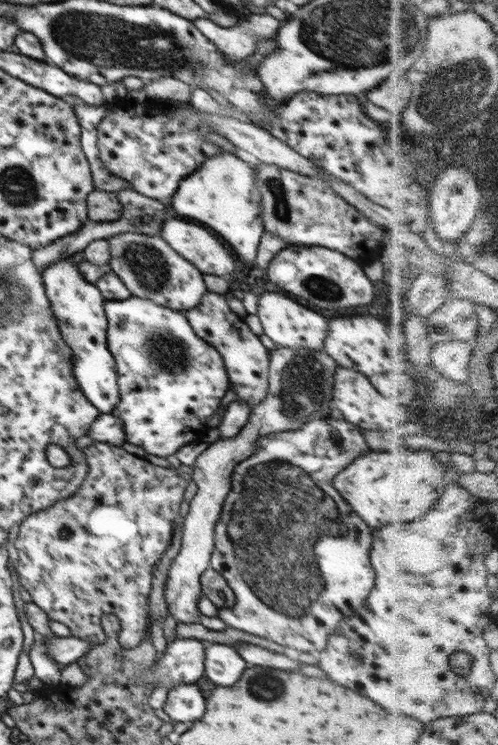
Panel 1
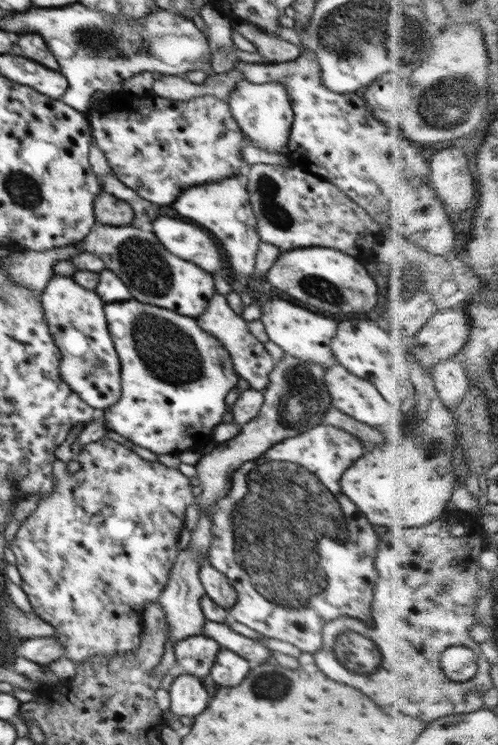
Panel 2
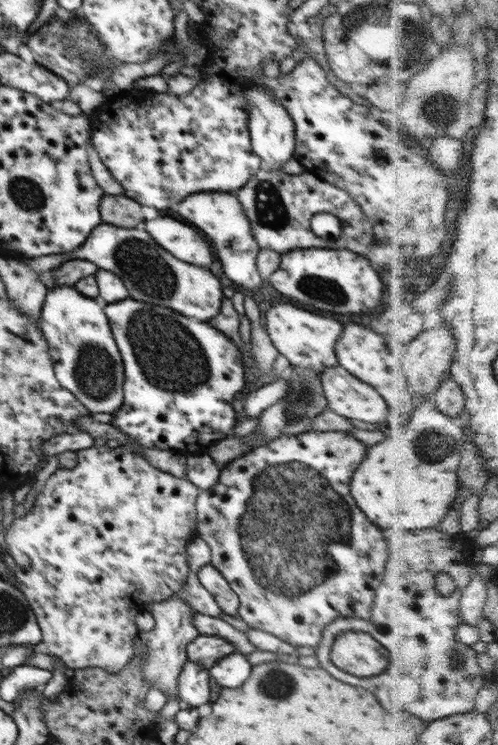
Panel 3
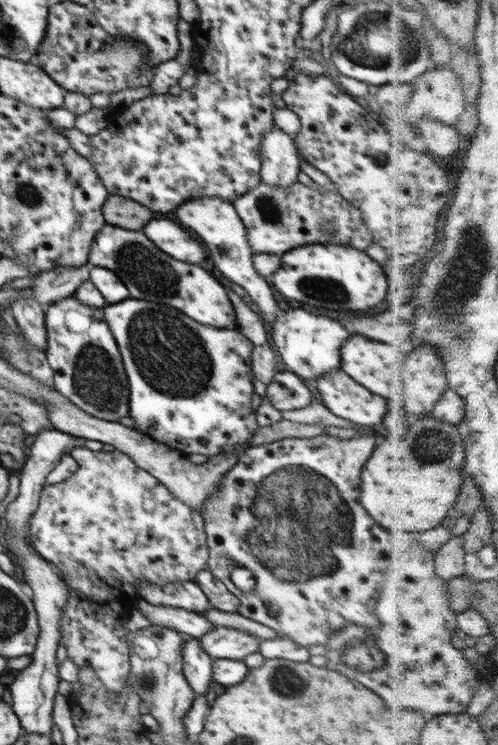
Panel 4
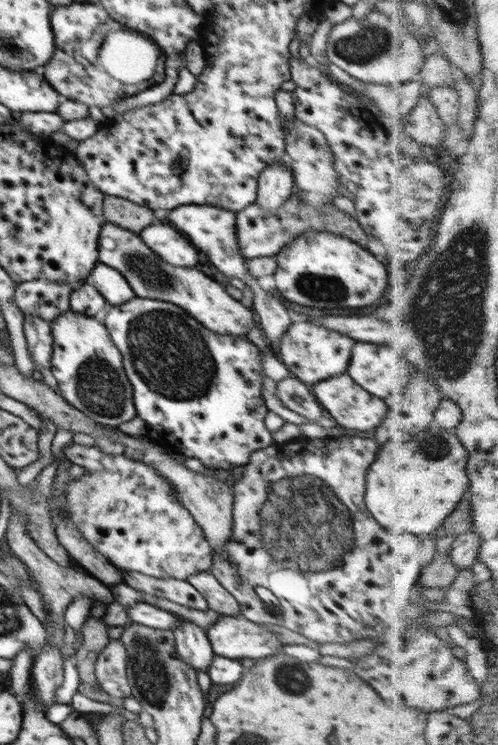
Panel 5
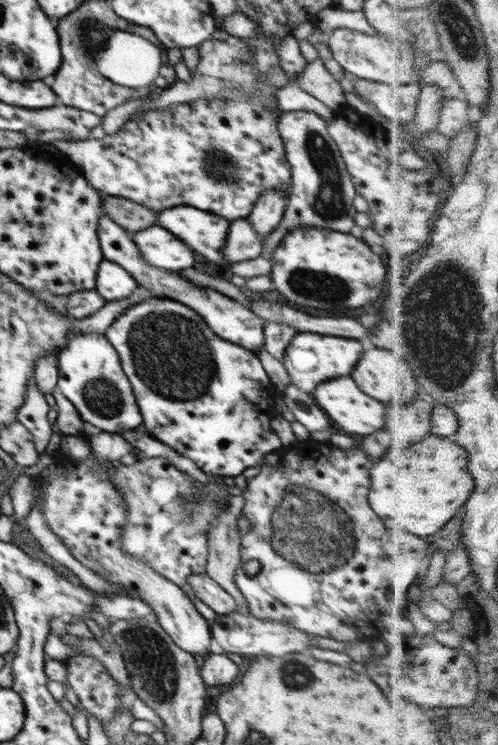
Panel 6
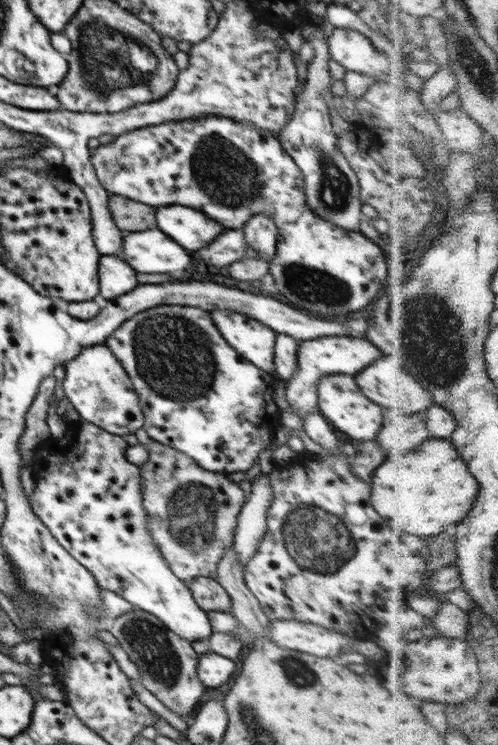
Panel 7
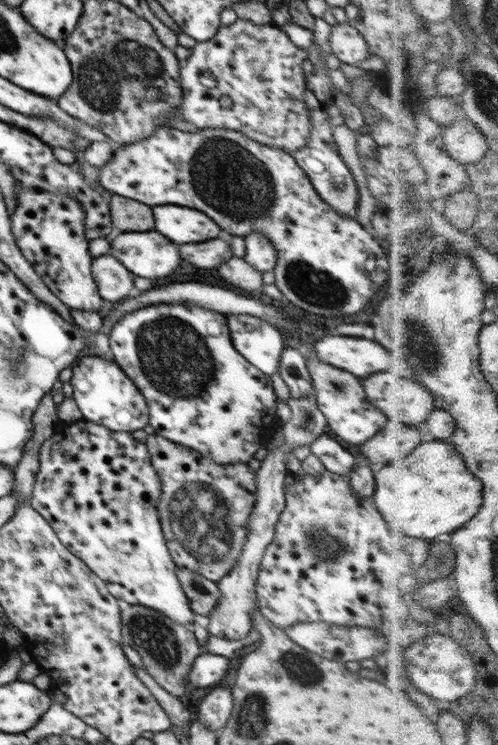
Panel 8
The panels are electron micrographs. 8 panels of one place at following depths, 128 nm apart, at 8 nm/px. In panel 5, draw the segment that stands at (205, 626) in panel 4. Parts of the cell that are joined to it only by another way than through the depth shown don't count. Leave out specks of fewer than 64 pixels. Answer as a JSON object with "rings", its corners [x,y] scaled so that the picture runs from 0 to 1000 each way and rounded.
{"rings":[[[277,807],[269,813],[253,815],[253,821],[259,832],[317,846],[345,846],[361,835],[357,826],[297,808]]]}

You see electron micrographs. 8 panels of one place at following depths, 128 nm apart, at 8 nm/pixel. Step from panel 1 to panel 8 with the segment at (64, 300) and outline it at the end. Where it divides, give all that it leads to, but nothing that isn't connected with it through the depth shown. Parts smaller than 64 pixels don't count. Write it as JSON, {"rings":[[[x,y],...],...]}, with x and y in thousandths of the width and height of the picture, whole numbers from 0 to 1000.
{"rings":[[[173,477],[149,485],[141,494],[147,499],[141,509],[147,521],[147,534],[173,565],[213,572],[213,574],[221,574],[229,580],[257,581],[265,581],[269,577],[285,577],[299,570],[301,553],[289,532],[285,532],[277,519],[265,513],[263,507],[257,507],[257,503],[237,491],[233,485],[199,479],[197,477]]]}

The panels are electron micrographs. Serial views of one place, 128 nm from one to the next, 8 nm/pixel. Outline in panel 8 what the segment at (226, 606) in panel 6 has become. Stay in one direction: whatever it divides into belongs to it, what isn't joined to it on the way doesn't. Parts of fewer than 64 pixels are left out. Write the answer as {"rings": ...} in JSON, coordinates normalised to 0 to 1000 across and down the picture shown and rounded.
{"rings":[[[357,764],[355,773],[382,807],[382,817],[394,824],[418,827],[442,805],[436,783],[376,764]]]}

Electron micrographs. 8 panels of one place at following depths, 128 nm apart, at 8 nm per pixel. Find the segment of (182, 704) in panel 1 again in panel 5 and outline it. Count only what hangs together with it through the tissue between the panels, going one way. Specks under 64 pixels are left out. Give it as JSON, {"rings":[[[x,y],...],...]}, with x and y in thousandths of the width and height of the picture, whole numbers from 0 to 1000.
{"rings":[[[357,826],[357,831],[357,840],[345,843],[355,881],[373,891],[382,891],[392,901],[414,901],[432,881],[414,846],[365,827]]]}

